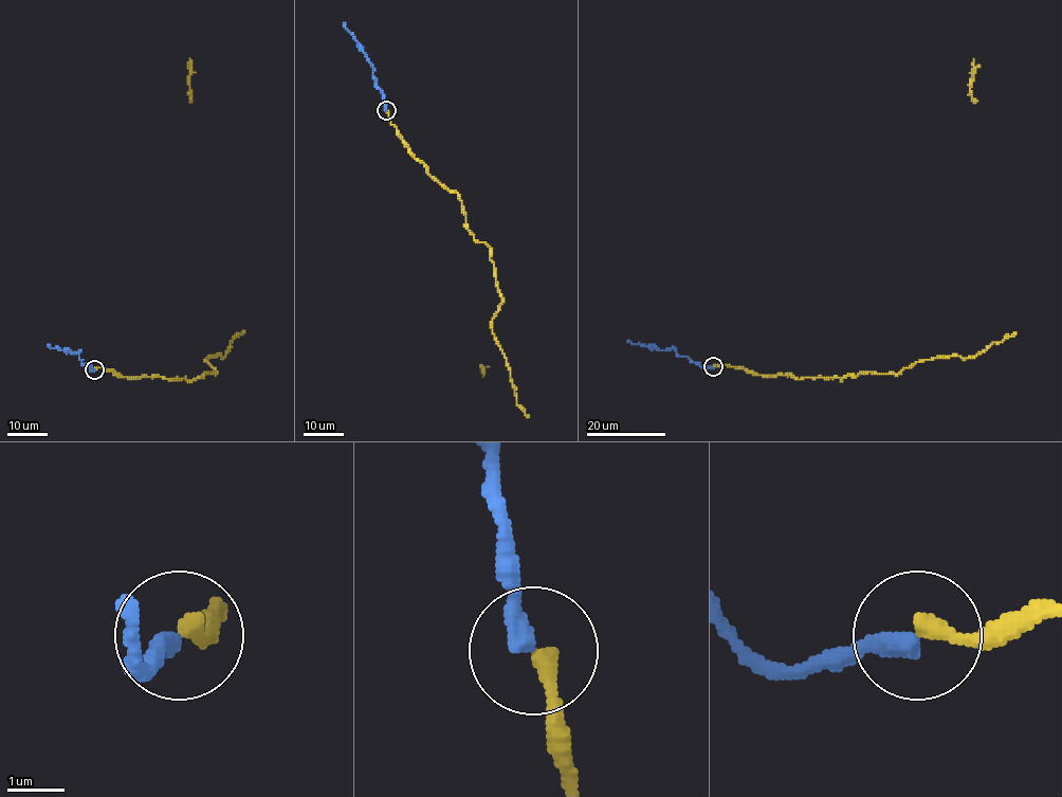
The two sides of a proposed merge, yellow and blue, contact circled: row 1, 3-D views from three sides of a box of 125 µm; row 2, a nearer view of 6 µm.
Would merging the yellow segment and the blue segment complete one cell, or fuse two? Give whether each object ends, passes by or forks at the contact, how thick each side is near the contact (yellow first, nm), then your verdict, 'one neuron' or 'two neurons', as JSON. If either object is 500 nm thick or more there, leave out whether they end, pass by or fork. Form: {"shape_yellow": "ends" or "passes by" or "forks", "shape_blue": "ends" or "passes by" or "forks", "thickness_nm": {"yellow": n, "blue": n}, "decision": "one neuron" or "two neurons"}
{"shape_yellow": "ends", "shape_blue": "ends", "thickness_nm": {"yellow": 300, "blue": 360}, "decision": "one neuron"}

